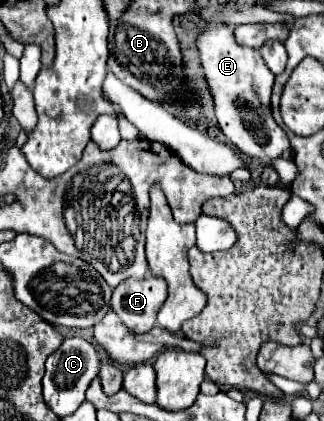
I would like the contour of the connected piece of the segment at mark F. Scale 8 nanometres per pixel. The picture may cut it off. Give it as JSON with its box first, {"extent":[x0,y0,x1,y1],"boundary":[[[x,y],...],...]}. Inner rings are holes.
{"extent":[110,275,166,333],"boundary":[[[146,275],[144,279],[128,279],[122,281],[110,299],[110,307],[112,311],[122,319],[122,323],[134,331],[134,333],[148,333],[154,325],[156,325],[156,313],[160,309],[160,305],[166,299],[166,281],[162,277],[154,277],[154,275]]]}

